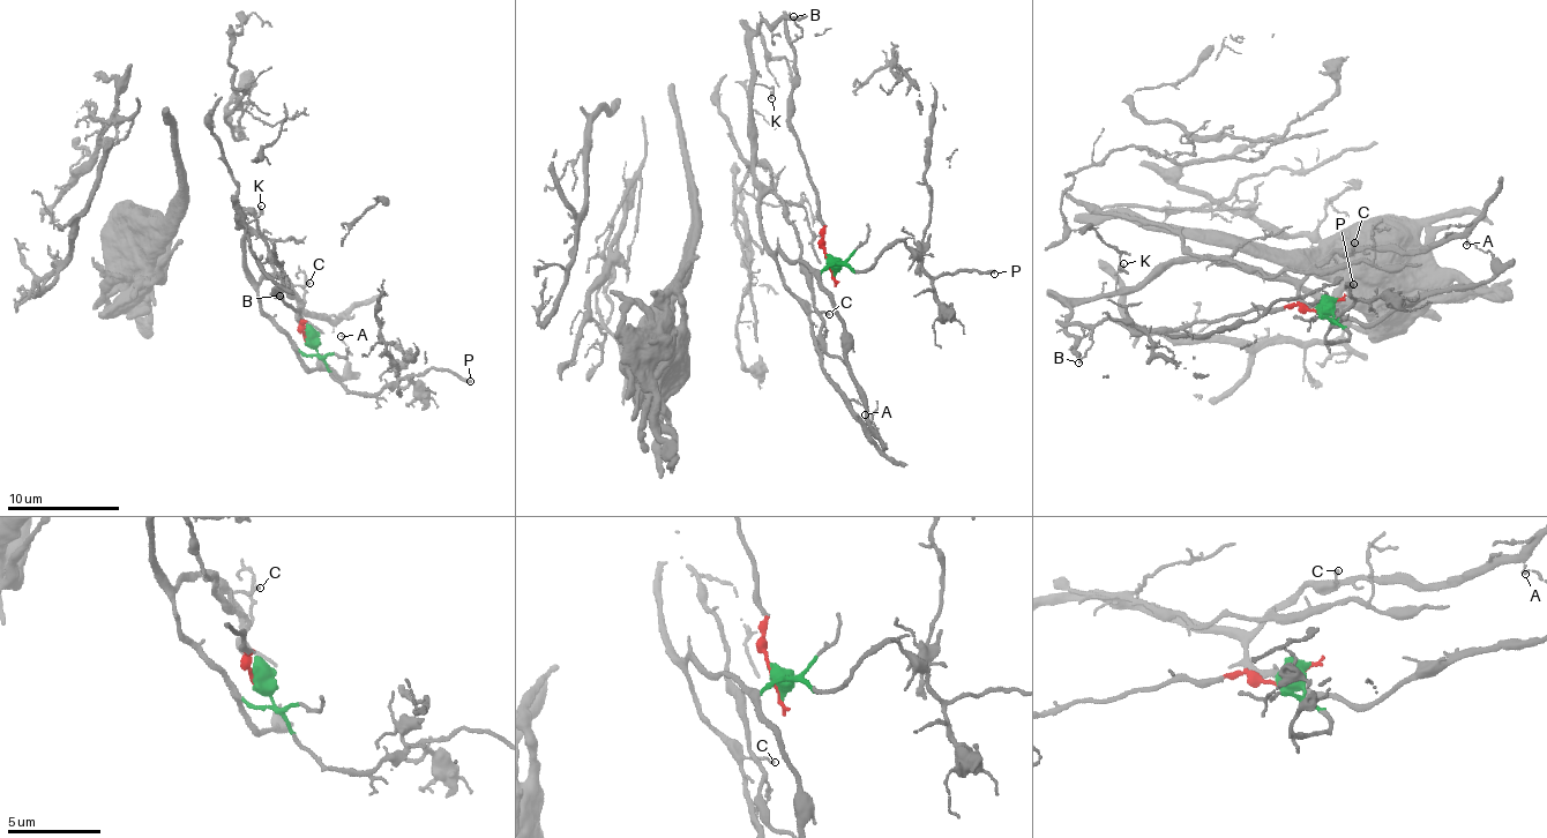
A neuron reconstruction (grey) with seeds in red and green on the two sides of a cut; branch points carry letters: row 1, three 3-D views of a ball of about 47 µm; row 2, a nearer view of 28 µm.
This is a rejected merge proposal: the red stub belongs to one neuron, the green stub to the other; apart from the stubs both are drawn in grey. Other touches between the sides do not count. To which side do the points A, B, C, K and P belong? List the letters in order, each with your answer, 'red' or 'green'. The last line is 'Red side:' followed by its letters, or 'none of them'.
A: green
B: red
C: green
K: green
P: green
Red side: B

